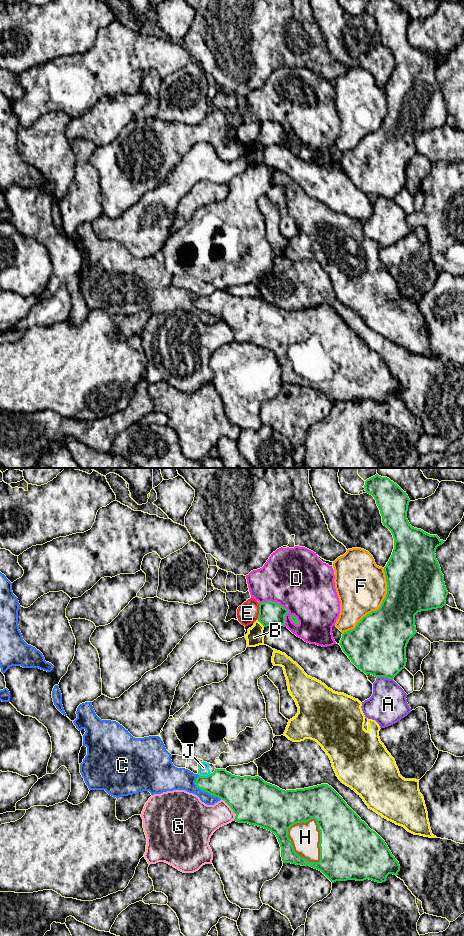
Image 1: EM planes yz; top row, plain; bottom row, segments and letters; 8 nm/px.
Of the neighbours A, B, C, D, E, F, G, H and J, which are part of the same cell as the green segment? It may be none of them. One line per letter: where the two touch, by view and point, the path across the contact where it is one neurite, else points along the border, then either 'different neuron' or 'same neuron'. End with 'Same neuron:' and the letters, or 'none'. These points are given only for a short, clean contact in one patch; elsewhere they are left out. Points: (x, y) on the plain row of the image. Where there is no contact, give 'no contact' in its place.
A: meets green in yz at (385, 197); different neuron
B: meets green in yz at (261, 143); different neuron
C: meets green in yz at (203, 310); different neuron
D: meets green in yz at (279, 124); different neuron
E: meets green in yz at (259, 131); different neuron
F: meets green in yz at (380, 126); different neuron
G: meets green in yz at (231, 328); different neuron
H: meets green in yz at (293, 369); same neuron
J: meets green in yz at (204, 296); border along yz (210, 294), (199, 296); different neuron
Same neuron: H

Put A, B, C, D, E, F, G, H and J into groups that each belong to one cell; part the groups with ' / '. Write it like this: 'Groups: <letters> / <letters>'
Groups: A / B / C / D / E / F / G / H / J

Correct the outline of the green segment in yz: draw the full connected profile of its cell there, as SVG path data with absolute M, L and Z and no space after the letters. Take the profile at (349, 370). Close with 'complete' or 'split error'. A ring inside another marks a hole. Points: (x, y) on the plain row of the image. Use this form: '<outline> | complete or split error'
M215 289L208 296L198 296L195 304L201 311L224 320L236 334L234 341L255 345L274 353L281 367L283 383L310 386L321 391L332 403L366 399L382 403L389 394L397 396L400 391L399 382L385 361L371 350L328 304L285 311L265 302L259 296L235 296L225 289Z | split error

